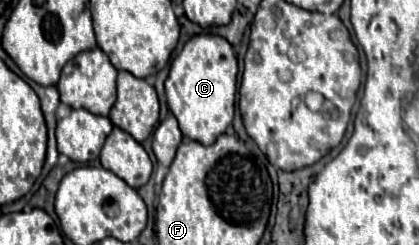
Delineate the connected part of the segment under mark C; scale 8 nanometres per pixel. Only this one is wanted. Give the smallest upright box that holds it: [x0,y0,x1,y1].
[165,33,237,145]

